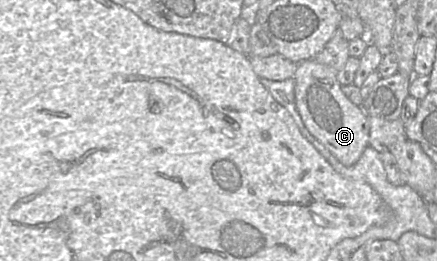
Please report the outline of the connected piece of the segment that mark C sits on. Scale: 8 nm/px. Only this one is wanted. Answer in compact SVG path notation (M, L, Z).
M313 59L298 63L294 74L295 100L297 112L309 133L341 164L350 166L369 145L369 116L343 93L336 71Z

